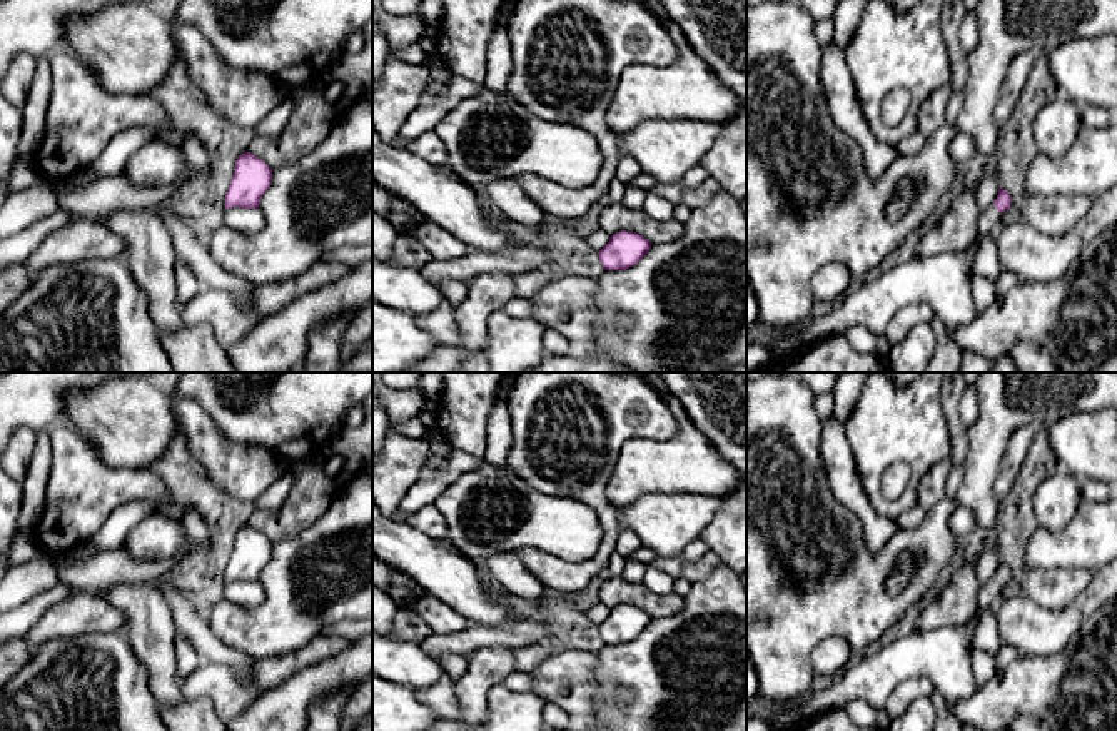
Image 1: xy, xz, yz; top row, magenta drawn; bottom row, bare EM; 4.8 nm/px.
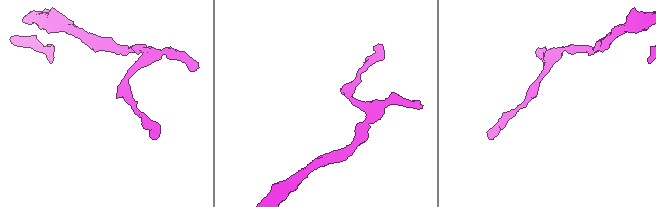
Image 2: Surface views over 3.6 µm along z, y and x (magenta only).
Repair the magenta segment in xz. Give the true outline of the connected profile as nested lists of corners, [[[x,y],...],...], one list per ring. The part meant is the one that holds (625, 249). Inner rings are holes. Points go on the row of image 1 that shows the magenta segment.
[[[621,230],[598,252],[604,270],[626,270],[651,249],[651,242],[636,232]]]

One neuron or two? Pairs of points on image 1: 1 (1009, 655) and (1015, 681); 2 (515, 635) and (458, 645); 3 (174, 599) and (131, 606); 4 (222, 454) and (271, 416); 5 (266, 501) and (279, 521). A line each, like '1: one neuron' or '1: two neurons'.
1: two neurons
2: one neuron
3: two neurons
4: two neurons
5: two neurons

